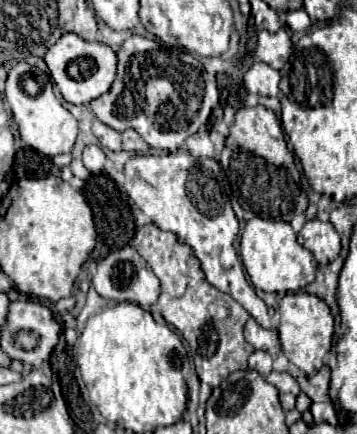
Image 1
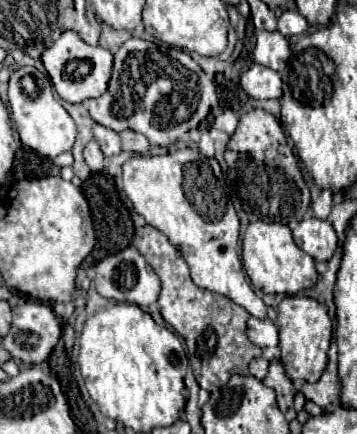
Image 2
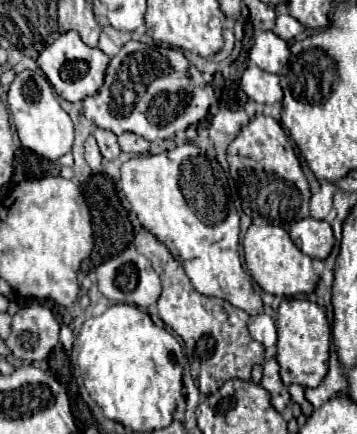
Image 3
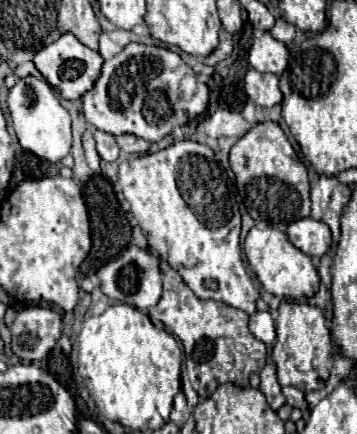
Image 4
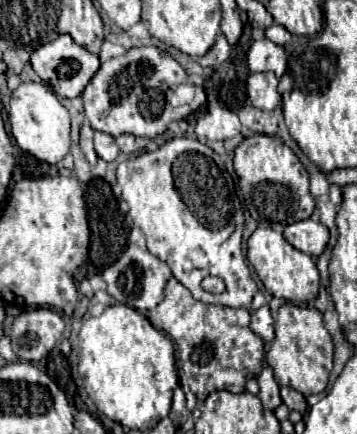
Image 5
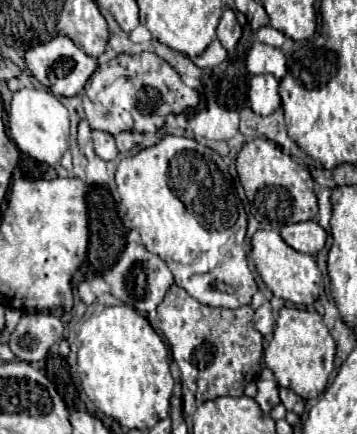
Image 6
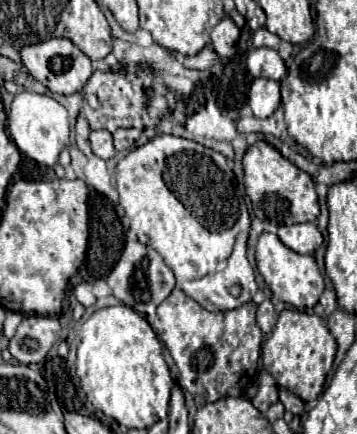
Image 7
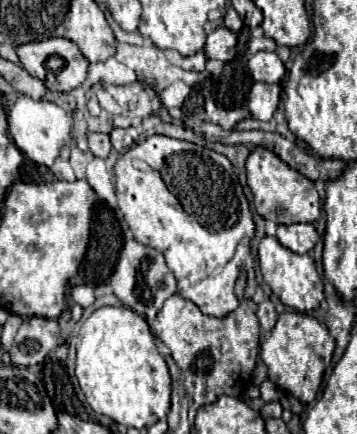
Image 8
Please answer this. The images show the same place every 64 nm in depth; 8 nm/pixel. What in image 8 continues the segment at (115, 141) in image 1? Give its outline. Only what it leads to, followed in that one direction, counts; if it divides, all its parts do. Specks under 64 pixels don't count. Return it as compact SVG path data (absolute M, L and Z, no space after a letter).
M90 132L88 134L88 148L94 156L98 158L108 158L110 150L112 150L112 144L110 144L110 138L108 134L96 134L96 132Z

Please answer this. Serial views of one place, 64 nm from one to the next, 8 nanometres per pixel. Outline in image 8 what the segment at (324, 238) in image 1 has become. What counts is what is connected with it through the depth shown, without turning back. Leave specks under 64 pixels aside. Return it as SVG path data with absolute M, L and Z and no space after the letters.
M280 224L276 238L288 250L302 255L308 254L314 248L318 234L316 234L312 224L288 224L288 226Z

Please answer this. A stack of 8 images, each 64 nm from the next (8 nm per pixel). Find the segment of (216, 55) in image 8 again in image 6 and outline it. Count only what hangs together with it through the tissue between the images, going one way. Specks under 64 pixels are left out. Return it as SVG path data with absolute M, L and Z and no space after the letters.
M230 8L224 10L224 14L222 14L222 18L220 18L220 24L218 24L218 28L216 28L216 36L218 36L220 44L224 46L224 50L226 50L228 54L234 52L236 42L240 40L240 34L242 34L242 28L240 28L234 12L232 12Z

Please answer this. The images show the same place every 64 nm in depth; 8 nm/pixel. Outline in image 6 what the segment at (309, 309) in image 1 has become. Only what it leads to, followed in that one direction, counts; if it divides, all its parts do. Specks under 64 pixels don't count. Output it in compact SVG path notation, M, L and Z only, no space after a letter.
M282 308L274 326L274 336L264 350L264 362L274 372L278 386L294 390L300 398L318 398L332 372L336 344L318 312Z

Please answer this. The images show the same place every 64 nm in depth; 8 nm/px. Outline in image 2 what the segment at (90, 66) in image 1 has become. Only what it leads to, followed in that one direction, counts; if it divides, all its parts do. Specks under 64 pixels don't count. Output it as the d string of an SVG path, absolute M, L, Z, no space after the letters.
M70 30L62 32L62 36L50 48L46 48L40 60L60 98L72 104L80 104L88 98L100 96L106 90L112 72L112 54L100 46L86 44L76 32Z

